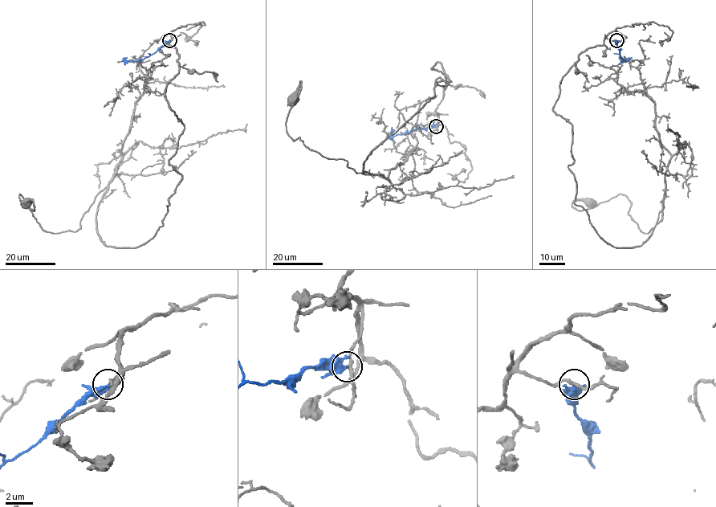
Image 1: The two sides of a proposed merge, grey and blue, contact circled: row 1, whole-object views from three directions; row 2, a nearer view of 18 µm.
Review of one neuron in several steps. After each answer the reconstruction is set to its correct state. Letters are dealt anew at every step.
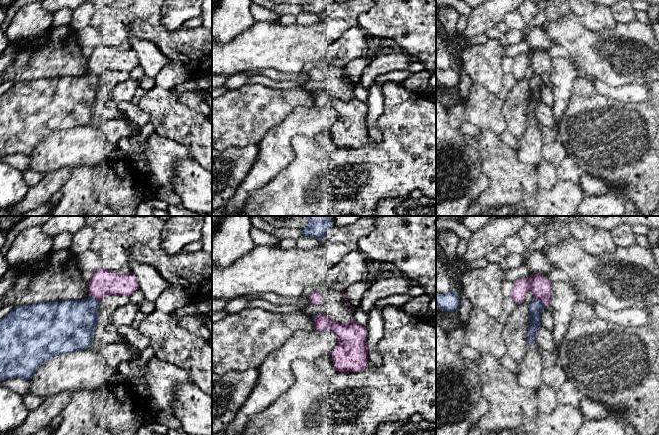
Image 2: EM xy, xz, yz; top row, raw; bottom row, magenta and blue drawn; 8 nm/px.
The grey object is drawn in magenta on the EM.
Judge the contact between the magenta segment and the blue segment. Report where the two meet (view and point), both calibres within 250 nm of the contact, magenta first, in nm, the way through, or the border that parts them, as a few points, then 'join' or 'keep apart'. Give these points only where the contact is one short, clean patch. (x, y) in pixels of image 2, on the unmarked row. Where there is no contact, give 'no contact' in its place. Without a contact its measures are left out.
yz (540, 76) | 170/120 nm | keep apart

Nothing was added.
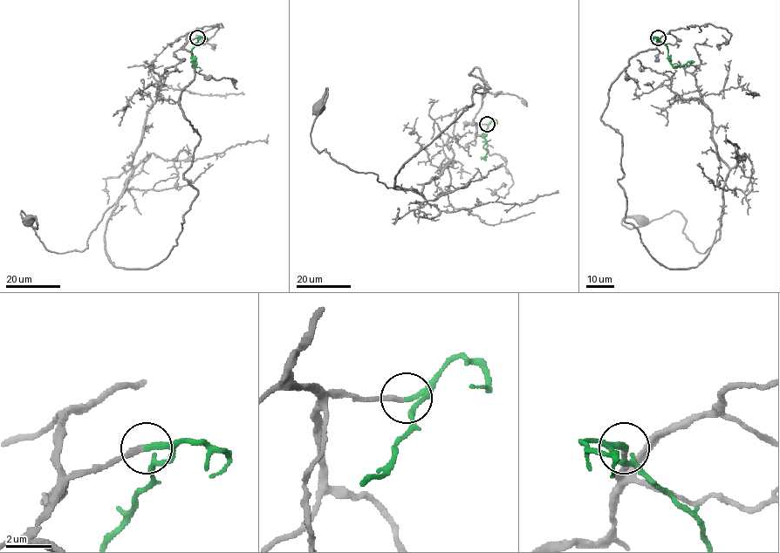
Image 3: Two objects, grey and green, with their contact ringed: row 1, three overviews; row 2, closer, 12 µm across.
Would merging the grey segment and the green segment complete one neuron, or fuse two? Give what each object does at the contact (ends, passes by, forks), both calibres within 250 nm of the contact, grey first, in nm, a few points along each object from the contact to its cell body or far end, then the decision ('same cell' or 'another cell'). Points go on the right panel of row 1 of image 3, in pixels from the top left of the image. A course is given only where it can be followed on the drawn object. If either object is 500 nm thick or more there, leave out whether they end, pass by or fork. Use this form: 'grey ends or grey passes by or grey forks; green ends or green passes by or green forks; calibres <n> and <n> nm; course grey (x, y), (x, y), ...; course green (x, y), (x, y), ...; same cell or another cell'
grey ends; green ends; calibres 240 and 280 nm; course grey (658, 37), (601, 117), (625, 221), (694, 268), (723, 203), (704, 253), (678, 211), (642, 221); course green (658, 37), (668, 50), (668, 60), (673, 66), (693, 62); same cell

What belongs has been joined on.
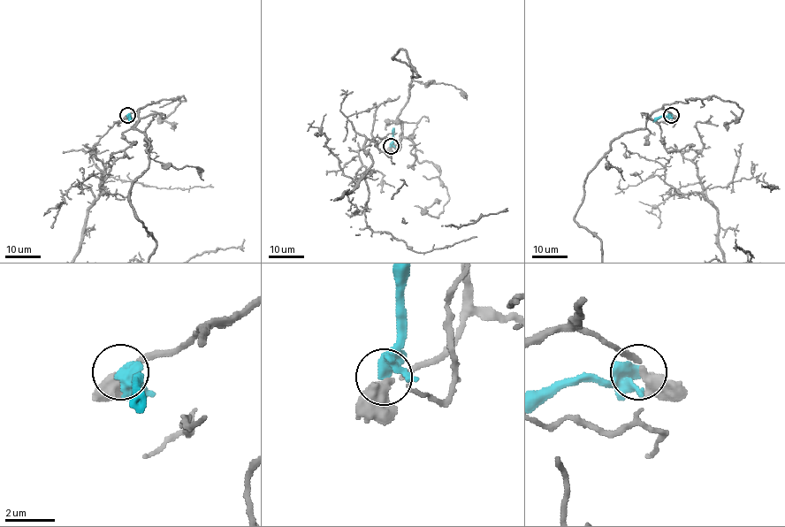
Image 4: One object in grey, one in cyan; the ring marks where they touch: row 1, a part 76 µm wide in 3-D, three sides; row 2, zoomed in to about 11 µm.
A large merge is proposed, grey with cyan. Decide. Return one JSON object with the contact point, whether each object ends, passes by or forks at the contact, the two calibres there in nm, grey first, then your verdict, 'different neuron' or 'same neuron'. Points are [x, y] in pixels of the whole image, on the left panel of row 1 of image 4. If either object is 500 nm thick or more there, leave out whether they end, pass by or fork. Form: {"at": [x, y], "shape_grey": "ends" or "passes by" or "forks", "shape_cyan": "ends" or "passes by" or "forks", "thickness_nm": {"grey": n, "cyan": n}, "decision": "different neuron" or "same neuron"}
{"at": [127, 115], "shape_grey": "passes by", "shape_cyan": "passes by", "thickness_nm": {"grey": 360, "cyan": 360}, "decision": "different neuron"}

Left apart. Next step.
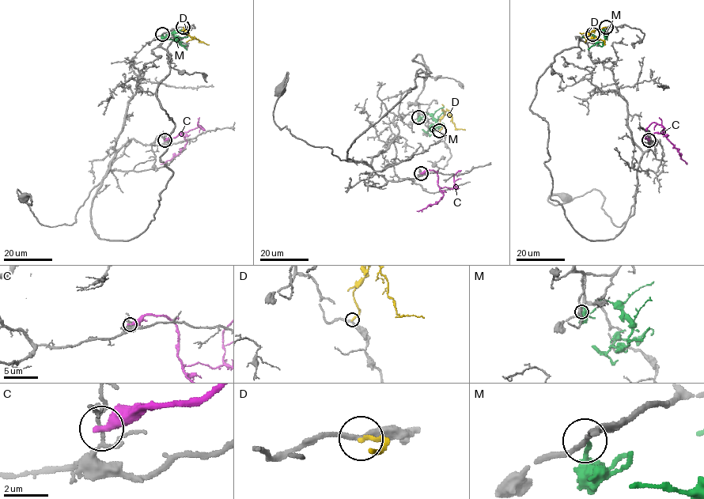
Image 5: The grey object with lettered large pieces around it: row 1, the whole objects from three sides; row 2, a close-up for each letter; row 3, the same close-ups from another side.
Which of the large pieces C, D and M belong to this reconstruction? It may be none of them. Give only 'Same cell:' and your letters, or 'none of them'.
Same cell: none of them

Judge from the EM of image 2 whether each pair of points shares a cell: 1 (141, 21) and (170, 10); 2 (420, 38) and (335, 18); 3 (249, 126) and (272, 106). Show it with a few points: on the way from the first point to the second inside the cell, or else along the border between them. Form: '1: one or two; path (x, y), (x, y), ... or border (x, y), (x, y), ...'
1: two; border (161, 10), (165, 27), (176, 30), (182, 26)
2: two; border (368, 10), (359, 16), (356, 25)
3: one; path (255, 120), (266, 109)

